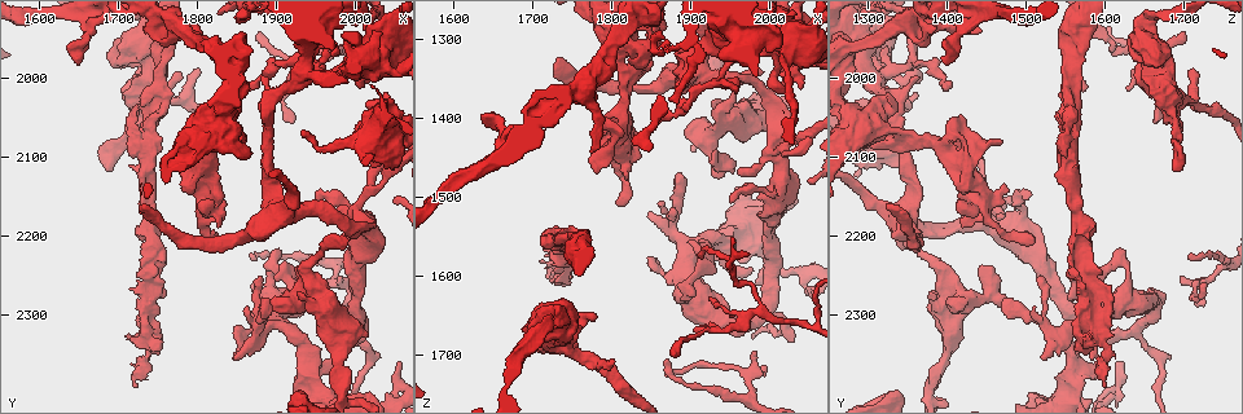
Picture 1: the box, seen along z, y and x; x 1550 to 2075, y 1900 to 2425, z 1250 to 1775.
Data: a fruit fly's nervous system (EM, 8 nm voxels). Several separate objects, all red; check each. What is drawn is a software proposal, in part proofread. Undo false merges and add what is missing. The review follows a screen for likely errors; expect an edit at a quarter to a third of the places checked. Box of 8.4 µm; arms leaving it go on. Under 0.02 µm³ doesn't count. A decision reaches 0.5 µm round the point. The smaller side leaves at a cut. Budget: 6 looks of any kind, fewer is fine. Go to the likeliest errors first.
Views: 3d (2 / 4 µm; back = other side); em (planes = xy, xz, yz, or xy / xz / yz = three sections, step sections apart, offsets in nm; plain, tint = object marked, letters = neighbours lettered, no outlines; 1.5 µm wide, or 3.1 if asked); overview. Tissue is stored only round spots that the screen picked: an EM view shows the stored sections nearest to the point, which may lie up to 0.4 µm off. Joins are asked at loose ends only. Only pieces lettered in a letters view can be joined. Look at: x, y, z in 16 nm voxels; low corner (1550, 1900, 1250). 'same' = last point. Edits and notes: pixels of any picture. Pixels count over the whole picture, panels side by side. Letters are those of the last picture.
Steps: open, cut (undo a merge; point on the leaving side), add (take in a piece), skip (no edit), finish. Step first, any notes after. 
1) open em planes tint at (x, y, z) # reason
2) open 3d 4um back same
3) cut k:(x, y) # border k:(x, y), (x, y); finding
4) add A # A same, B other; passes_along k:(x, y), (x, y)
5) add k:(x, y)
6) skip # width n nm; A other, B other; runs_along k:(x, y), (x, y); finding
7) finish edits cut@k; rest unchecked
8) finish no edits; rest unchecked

open 3d 4um at (1785, 2075, 1470)

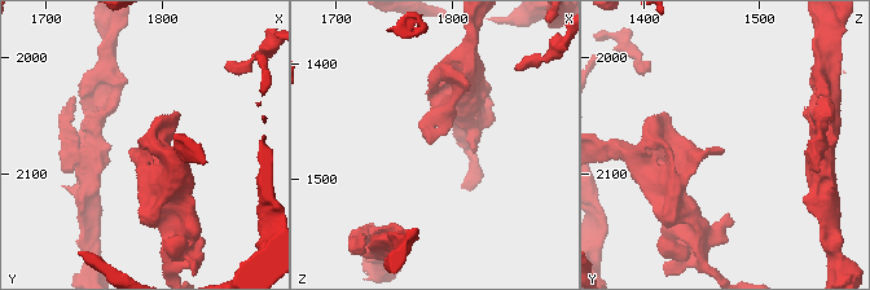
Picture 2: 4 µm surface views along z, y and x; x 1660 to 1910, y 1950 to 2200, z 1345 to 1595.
open em planes letters at (1782, 2076, 1468)

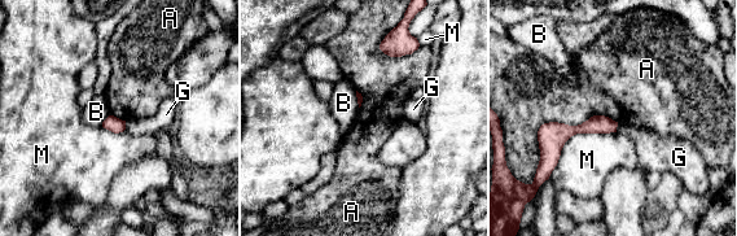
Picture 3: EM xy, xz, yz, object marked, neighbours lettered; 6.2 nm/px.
skip # longest_contact A 550 nm; A other, B other, G other, M other; none of them fits

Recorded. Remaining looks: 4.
open em planes tint at (1685, 2115, 1690) # free end

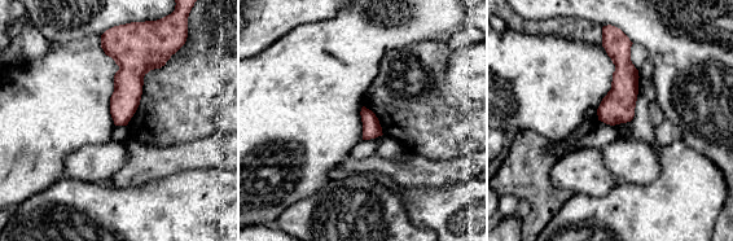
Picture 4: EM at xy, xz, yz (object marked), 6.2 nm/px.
open em planes letters same # what lies round it

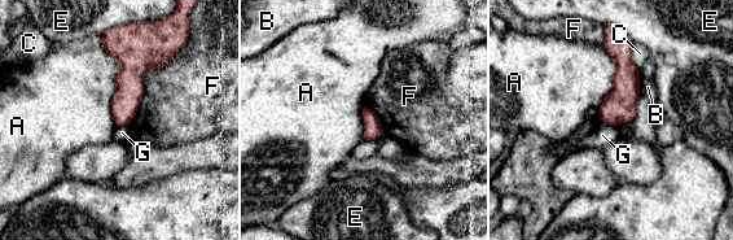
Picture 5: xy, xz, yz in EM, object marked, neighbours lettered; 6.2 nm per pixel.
skip # width 120 nm; A other, B other, C other, E other, F other, G other; border 5:(101, 36), (119, 66), (117, 125); no lettered piece goes on from it

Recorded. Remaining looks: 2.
open em planes plain at (1805, 2205, 1510) # branch stops here

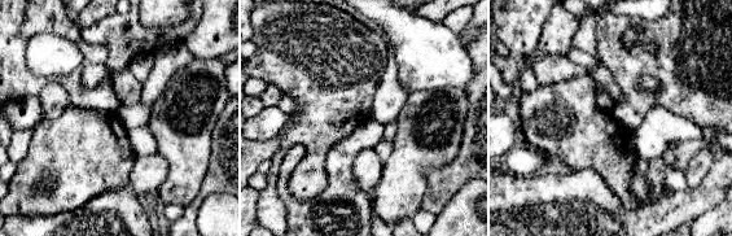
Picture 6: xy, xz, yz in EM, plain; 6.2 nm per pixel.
open em planes letters same # what lies round it

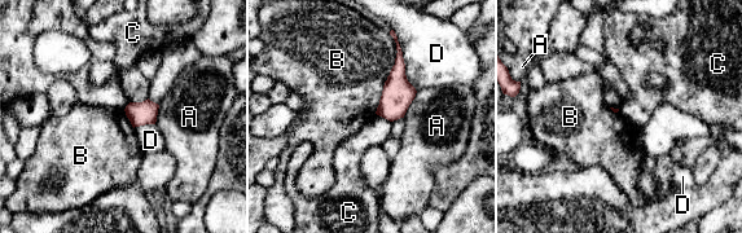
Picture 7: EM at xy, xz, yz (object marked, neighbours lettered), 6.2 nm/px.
skip # longest_contact B 500 nm; A other, B other, C other, D other; border 7:(390, 33), (396, 57), (374, 113); none of them fits

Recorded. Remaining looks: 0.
finish no edits; rest unchecked

